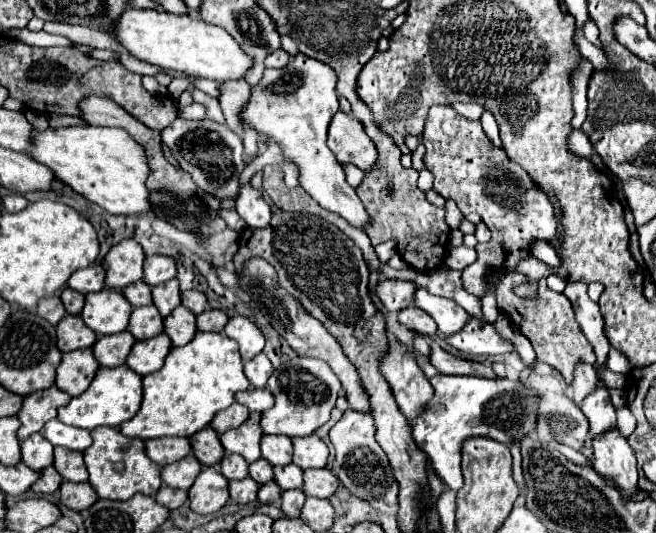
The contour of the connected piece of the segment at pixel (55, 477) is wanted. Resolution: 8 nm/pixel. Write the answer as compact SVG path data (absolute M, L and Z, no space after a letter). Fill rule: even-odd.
M45 467L45 469L41 471L39 481L33 483L31 489L37 491L37 493L53 493L53 491L43 491L43 489L59 489L61 481L63 481L63 477L55 471L55 467Z

